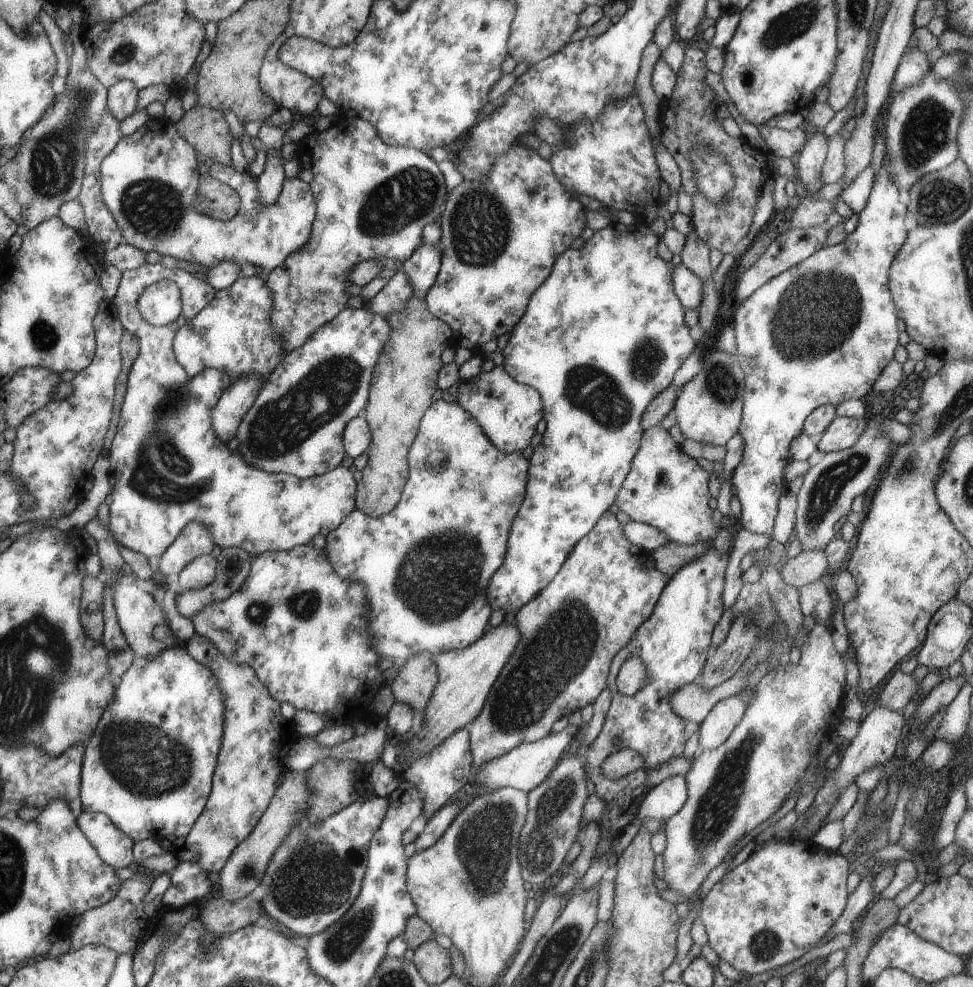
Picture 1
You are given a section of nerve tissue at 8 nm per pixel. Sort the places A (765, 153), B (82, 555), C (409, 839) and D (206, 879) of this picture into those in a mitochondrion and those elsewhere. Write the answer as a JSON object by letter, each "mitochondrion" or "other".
{"A":"other","B":"other","C":"other","D":"other"}

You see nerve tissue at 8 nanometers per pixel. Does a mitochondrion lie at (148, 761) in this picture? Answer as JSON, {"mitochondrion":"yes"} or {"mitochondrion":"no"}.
{"mitochondrion":"yes"}

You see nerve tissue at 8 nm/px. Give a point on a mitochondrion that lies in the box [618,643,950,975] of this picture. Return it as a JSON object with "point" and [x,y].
{"point":[717,808]}

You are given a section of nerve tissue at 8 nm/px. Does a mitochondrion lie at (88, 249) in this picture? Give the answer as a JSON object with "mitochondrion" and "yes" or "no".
{"mitochondrion":"no"}

